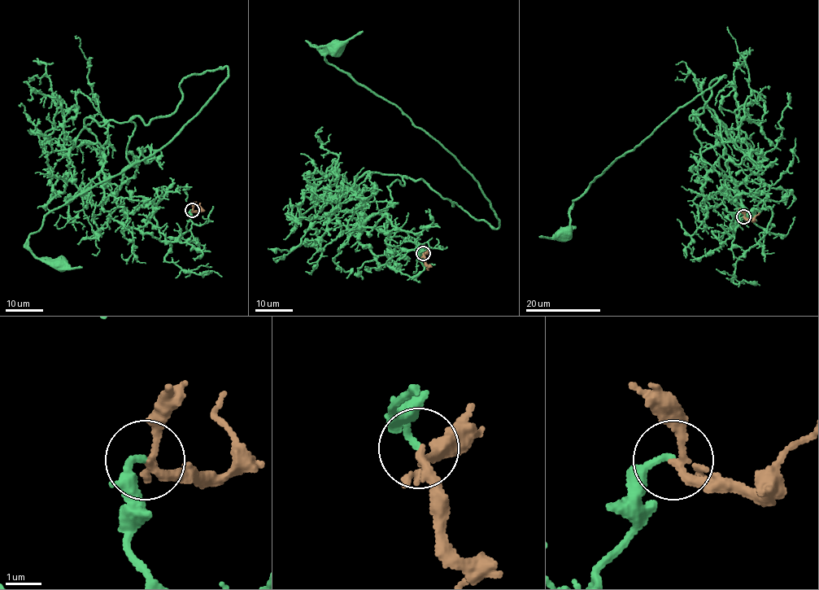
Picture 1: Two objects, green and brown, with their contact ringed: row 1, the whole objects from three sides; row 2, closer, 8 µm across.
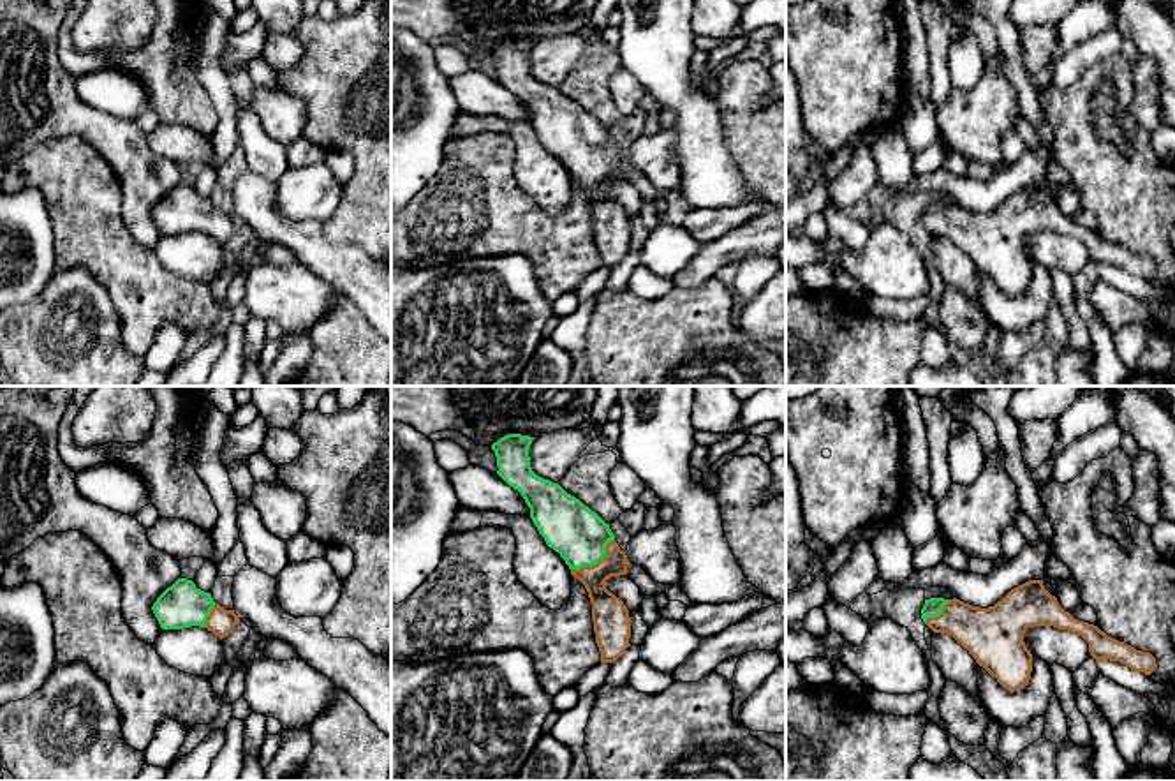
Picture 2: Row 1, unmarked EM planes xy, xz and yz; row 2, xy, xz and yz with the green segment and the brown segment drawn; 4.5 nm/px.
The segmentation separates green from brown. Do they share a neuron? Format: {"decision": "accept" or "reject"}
{"decision": "accept"}

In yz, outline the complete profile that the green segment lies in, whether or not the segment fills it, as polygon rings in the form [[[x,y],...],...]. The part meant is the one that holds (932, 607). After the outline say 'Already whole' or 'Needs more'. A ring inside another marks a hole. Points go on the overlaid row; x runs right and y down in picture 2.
[[[1043,580],[1011,589],[988,608],[957,598],[930,598],[925,599],[921,619],[934,633],[953,636],[1008,691],[1024,689],[1031,679],[1032,654],[1024,642],[1031,626],[1053,626],[1080,635],[1096,663],[1119,661],[1145,675],[1157,666],[1150,652],[1136,651],[1097,626],[1075,619],[1045,589]]]. Needs more

